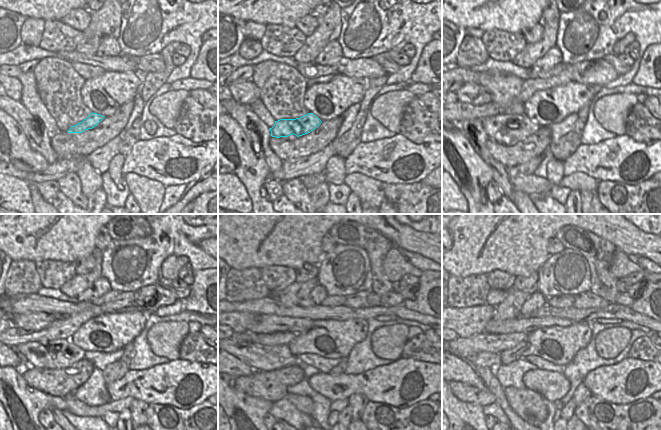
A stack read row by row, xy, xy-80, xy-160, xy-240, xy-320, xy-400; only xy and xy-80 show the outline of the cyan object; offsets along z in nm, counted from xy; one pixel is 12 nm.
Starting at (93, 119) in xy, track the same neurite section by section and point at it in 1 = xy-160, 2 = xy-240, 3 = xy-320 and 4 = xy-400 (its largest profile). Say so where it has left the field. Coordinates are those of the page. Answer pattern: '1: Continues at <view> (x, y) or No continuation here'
1: Continues at xy-160 (505, 129)
2: Continues at xy-240 (57, 353)
3: Continues at xy-320 (260, 357)
4: Continues at xy-400 (485, 359)

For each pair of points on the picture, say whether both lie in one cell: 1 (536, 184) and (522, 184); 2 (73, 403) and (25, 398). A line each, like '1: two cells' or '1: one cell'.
1: one cell
2: one cell

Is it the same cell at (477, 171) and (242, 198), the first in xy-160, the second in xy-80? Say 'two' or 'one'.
two

